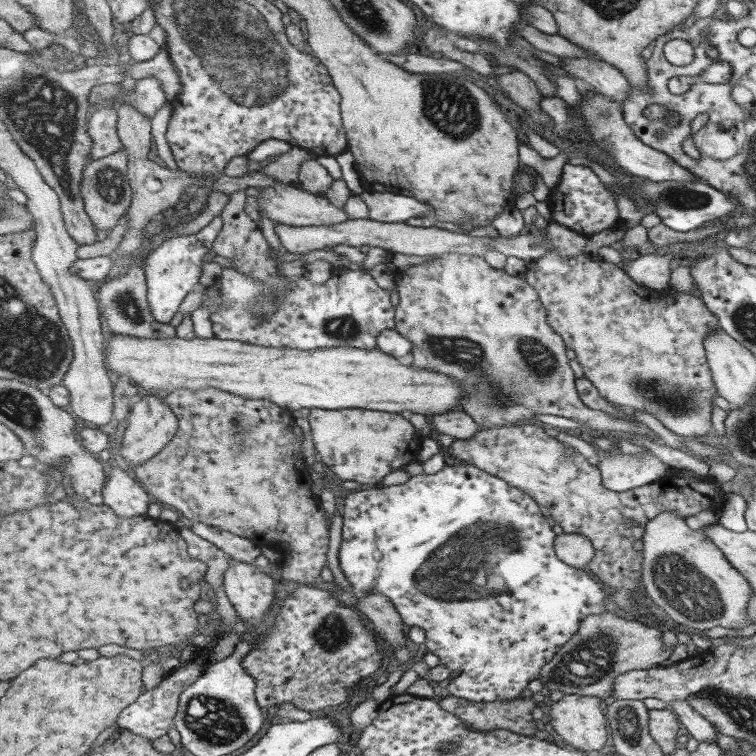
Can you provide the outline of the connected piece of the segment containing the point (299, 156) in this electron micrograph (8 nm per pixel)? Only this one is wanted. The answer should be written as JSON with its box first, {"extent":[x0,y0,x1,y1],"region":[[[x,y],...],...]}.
{"extent":[259,145,317,184],"region":[[[293,145],[287,154],[281,154],[277,160],[259,168],[263,174],[277,179],[280,183],[297,184],[299,169],[302,162],[317,158],[307,149]]]}

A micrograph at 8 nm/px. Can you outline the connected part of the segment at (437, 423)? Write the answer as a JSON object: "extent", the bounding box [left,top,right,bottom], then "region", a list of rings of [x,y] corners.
{"extent":[426,410,483,439],"region":[[[461,410],[444,412],[426,417],[434,432],[448,434],[455,439],[472,439],[483,426]]]}

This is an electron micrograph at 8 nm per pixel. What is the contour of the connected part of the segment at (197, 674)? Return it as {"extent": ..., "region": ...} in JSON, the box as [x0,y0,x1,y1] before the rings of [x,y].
{"extent":[118,648,211,741],"region":[[[200,648],[200,651],[202,651],[201,665],[189,663],[184,667],[179,666],[174,668],[156,687],[145,691],[131,707],[128,707],[120,715],[120,719],[118,720],[119,728],[129,730],[131,733],[151,739],[151,741],[167,735],[169,729],[175,727],[181,695],[204,675],[204,671],[208,666],[207,663],[205,663],[205,656],[209,654],[211,650],[203,650]]]}

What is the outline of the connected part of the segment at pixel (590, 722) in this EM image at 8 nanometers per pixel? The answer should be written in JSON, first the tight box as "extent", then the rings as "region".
{"extent":[547,695,607,753],"region":[[[566,695],[547,710],[564,745],[595,753],[603,748],[607,730],[599,702],[600,697]]]}

